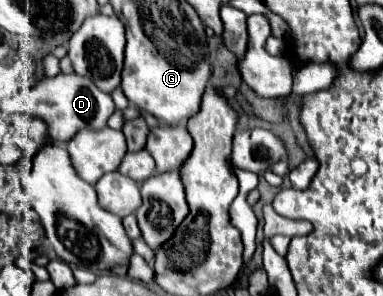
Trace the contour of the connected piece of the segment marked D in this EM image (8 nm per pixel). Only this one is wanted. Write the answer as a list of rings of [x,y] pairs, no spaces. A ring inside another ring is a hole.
[[[74,72],[38,80],[32,86],[28,102],[26,102],[26,112],[34,118],[44,120],[50,130],[50,138],[60,142],[68,142],[80,128],[92,128],[92,130],[104,128],[106,120],[110,118],[114,110],[116,106],[110,94],[98,90],[98,86],[90,82],[90,78],[82,78],[80,74],[74,74]],[[60,116],[62,116],[62,126],[60,126]]]

